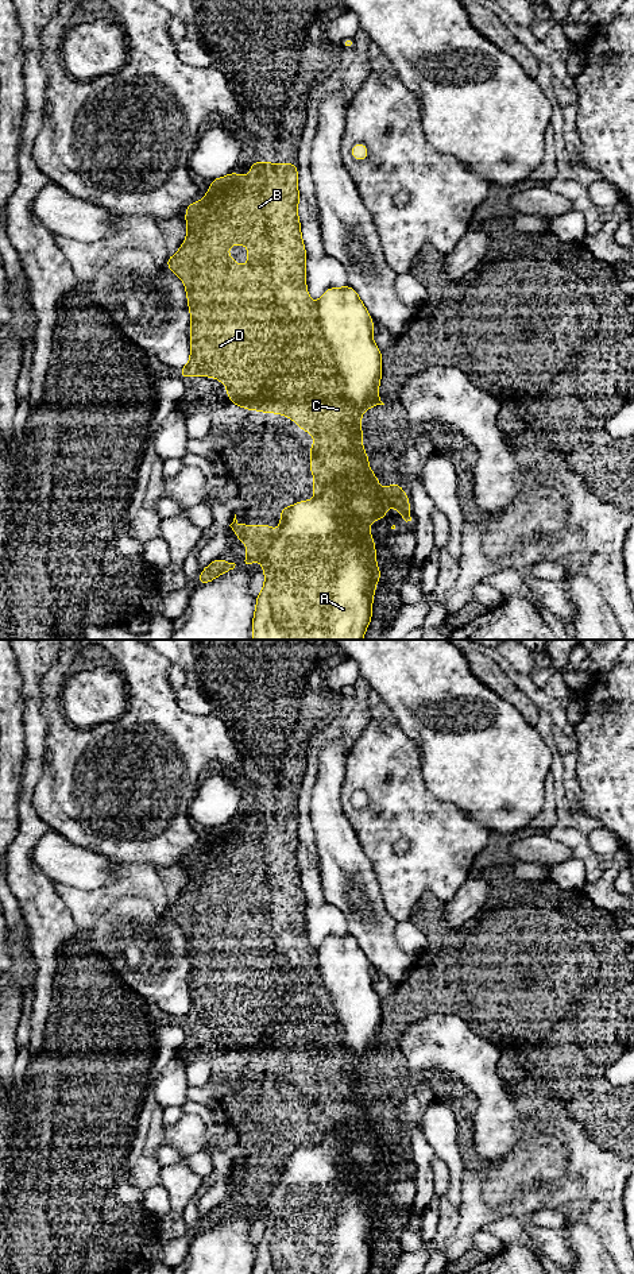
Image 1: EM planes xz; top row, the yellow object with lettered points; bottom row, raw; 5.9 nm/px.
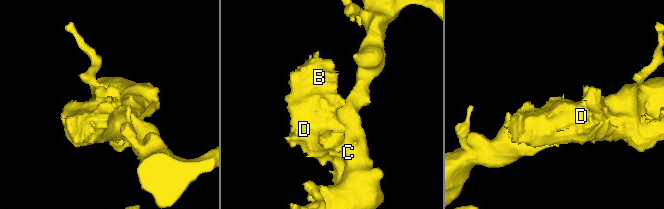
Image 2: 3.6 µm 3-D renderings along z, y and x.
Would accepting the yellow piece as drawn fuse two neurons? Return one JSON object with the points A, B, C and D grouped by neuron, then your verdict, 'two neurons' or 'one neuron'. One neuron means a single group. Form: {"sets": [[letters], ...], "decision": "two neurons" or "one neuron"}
{"sets": [["A", "C"], ["B", "D"]], "decision": "two neurons"}

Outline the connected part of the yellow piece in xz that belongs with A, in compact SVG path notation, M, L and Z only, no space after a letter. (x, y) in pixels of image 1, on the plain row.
M349 933L326 937L317 950L316 982L326 995L324 1003L313 1004L313 1086L316 1092L343 1092L347 1096L343 1112L332 1115L326 1109L310 1111L313 1148L298 1148L281 1158L279 1180L274 1184L272 1173L239 1173L236 1162L229 1173L244 1193L247 1204L241 1215L250 1216L251 1208L262 1209L266 1228L252 1266L252 1274L368 1274L372 1265L375 1232L380 1217L375 1209L375 1189L367 1174L379 1166L386 1167L386 1150L397 1157L402 1166L411 1169L409 1146L394 1128L387 1138L379 1134L378 1126L368 1115L372 1104L364 1101L360 1076L362 1061L371 1054L384 1053L378 1042L382 1026L382 1000L372 988L374 970L359 942Z

